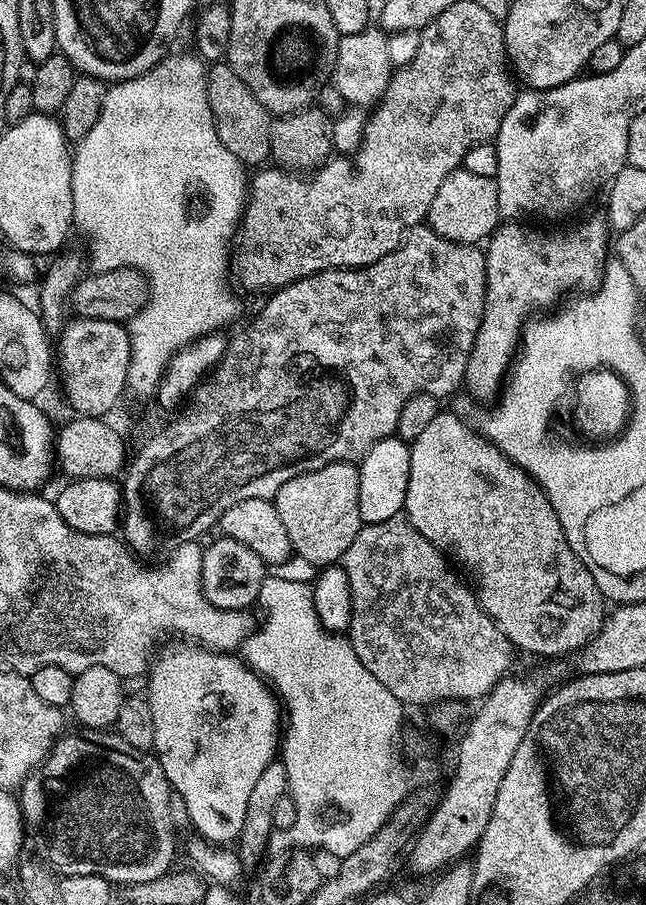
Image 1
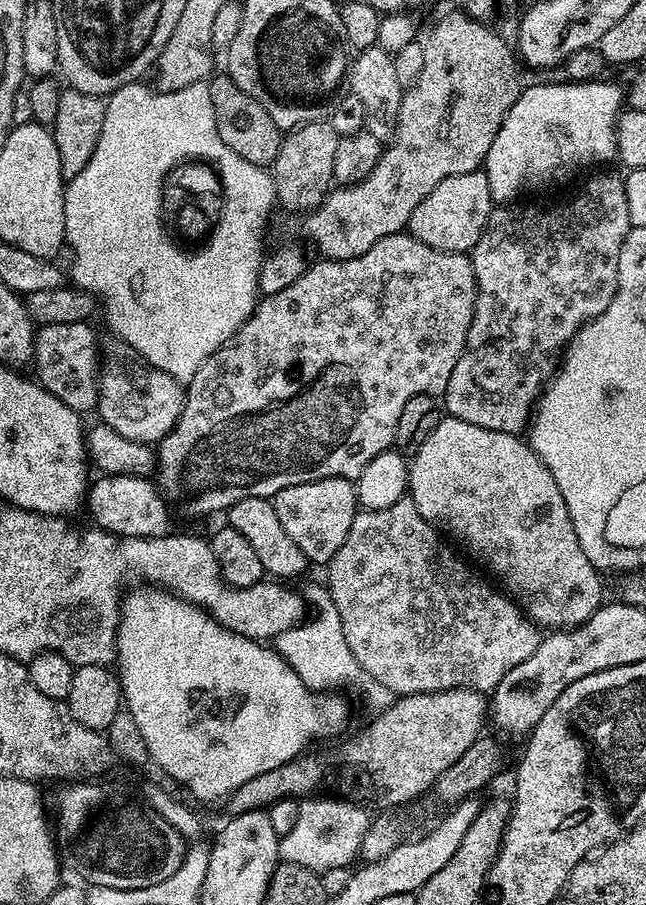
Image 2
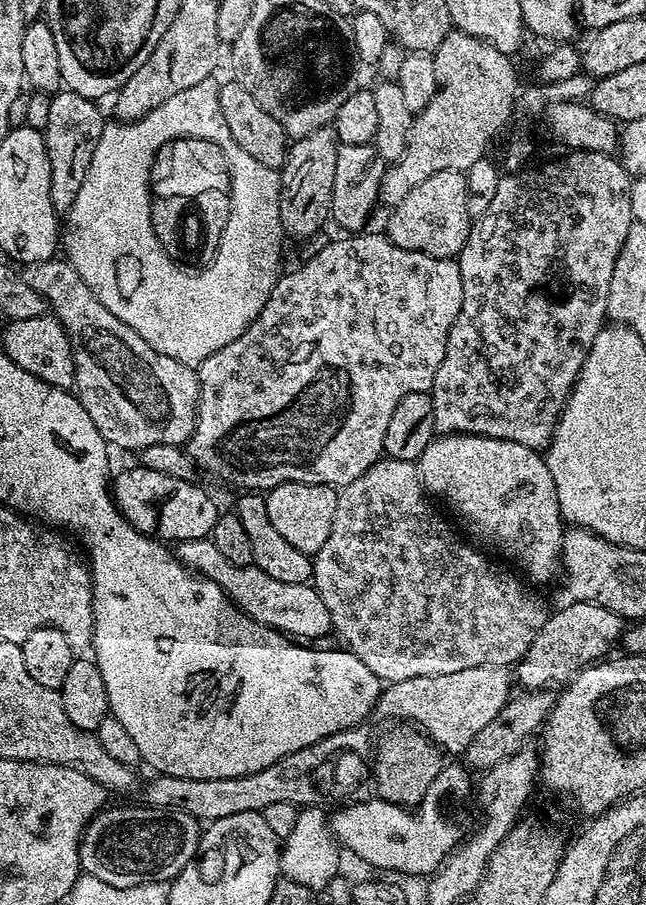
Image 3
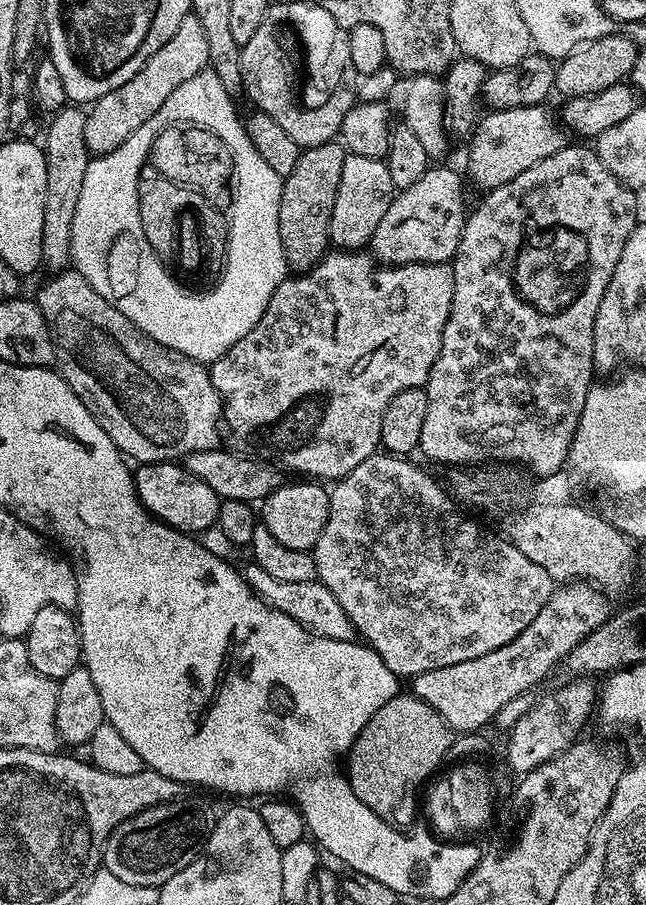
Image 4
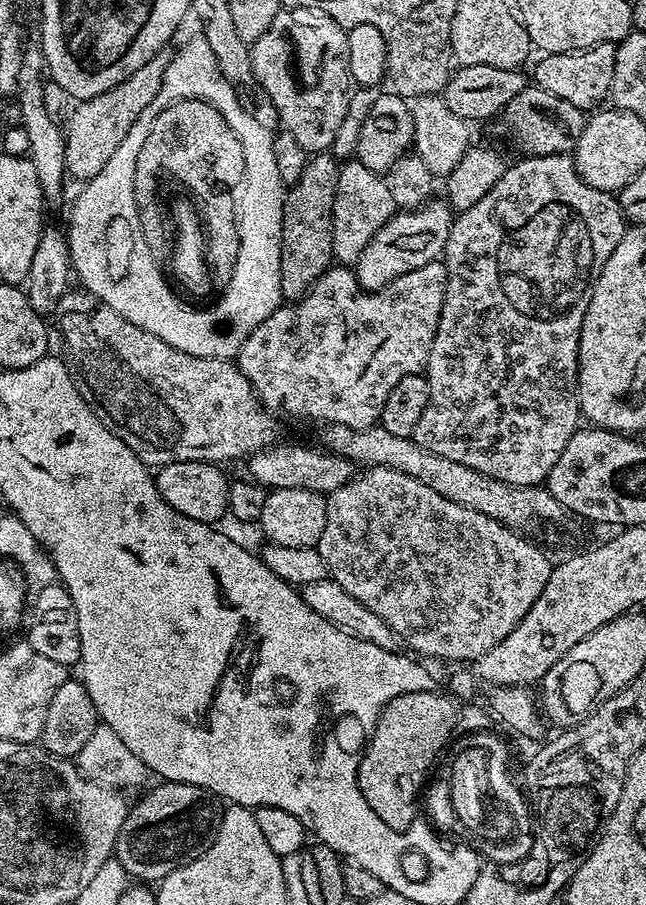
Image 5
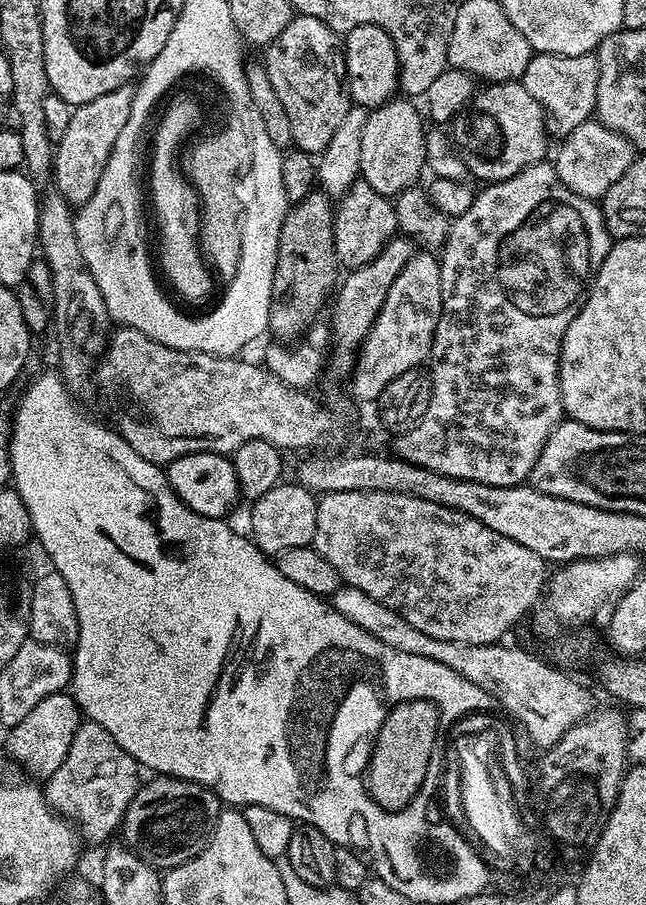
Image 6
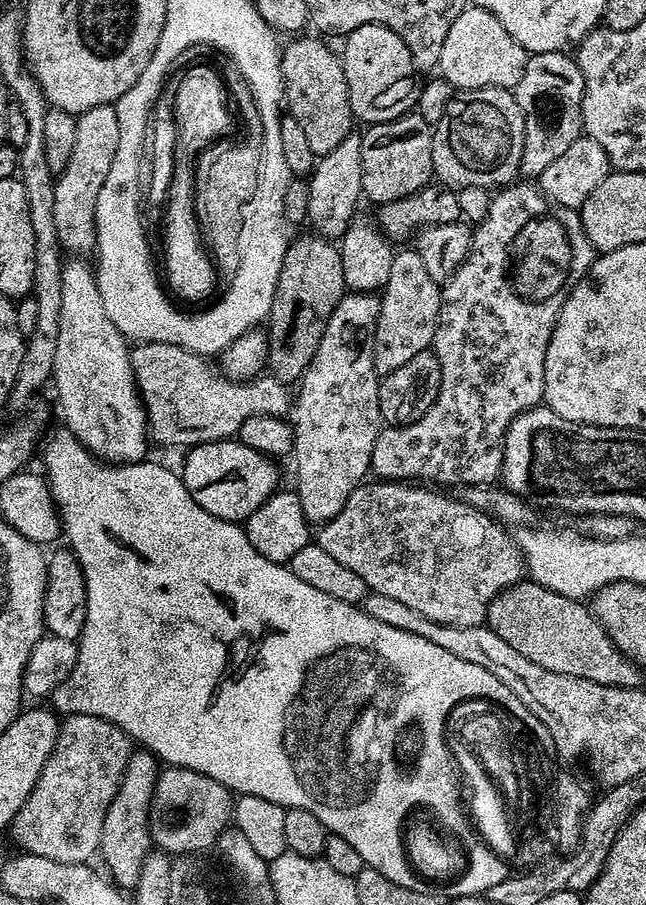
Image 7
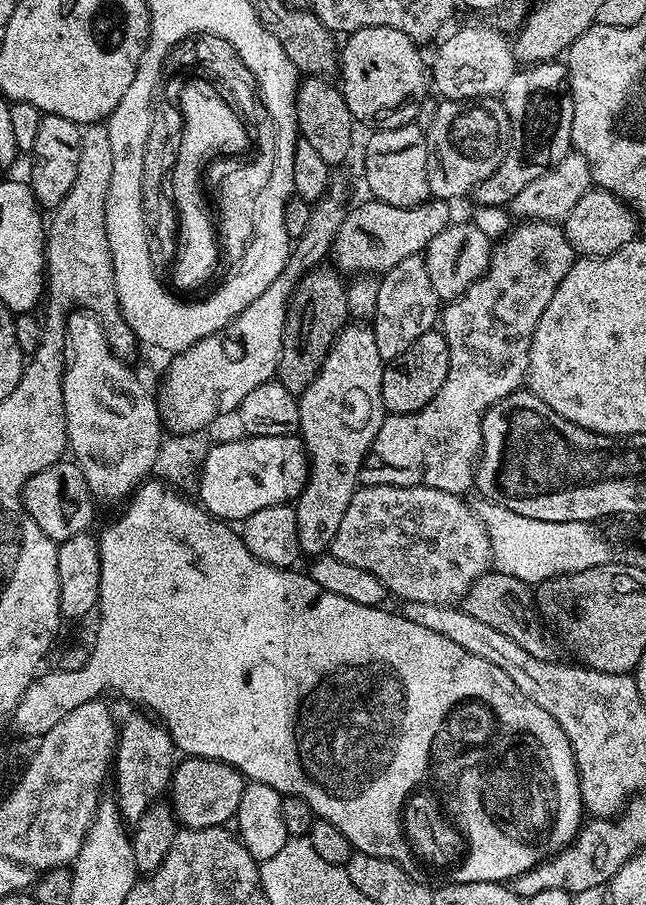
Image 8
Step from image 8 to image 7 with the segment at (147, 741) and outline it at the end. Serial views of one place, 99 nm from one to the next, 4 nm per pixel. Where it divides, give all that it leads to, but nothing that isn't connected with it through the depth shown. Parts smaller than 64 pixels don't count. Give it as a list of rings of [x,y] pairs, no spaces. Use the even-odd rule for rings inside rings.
[[[136,750],[129,755],[126,770],[120,779],[118,794],[114,794],[114,802],[110,802],[110,810],[106,810],[106,822],[102,822],[102,838],[100,839],[99,859],[104,859],[107,875],[121,889],[135,889],[138,874],[142,874],[144,859],[150,851],[150,833],[148,831],[148,815],[152,805],[152,795],[156,789],[156,780],[162,771],[161,761],[147,750]]]

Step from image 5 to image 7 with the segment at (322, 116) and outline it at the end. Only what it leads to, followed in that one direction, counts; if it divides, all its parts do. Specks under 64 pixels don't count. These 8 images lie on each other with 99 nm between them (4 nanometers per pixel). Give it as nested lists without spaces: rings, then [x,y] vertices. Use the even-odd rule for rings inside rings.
[[[300,34],[280,54],[280,69],[284,79],[284,100],[287,115],[293,116],[306,133],[310,150],[317,158],[330,154],[342,138],[353,133],[354,117],[350,110],[350,98],[346,90],[346,74],[341,57],[336,56],[320,40],[309,34]]]

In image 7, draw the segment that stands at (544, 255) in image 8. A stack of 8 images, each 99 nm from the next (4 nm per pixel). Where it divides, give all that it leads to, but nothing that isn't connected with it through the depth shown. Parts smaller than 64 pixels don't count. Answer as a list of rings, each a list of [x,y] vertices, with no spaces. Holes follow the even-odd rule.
[[[513,182],[501,187],[495,195],[488,201],[484,219],[475,225],[468,256],[440,293],[440,317],[434,341],[442,370],[438,398],[434,398],[434,406],[418,422],[401,428],[381,427],[374,442],[371,466],[381,481],[431,482],[436,486],[495,485],[502,476],[504,436],[512,419],[537,407],[544,399],[546,346],[556,325],[556,315],[572,290],[574,277],[587,274],[594,249],[584,233],[579,211],[553,204],[535,183]]]

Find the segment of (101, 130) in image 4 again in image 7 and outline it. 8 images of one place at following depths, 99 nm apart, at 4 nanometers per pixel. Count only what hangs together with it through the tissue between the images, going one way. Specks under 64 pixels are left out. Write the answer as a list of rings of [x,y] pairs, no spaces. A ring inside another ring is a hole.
[[[110,104],[102,106],[94,106],[90,110],[79,113],[76,116],[76,129],[74,130],[74,150],[70,150],[70,158],[66,162],[66,166],[54,180],[54,225],[57,230],[57,238],[61,249],[65,253],[71,254],[76,258],[87,257],[87,252],[91,253],[96,247],[96,207],[98,206],[98,193],[102,190],[102,186],[106,183],[106,174],[110,171],[110,162],[114,162],[114,153],[118,150],[118,114],[115,107]]]

